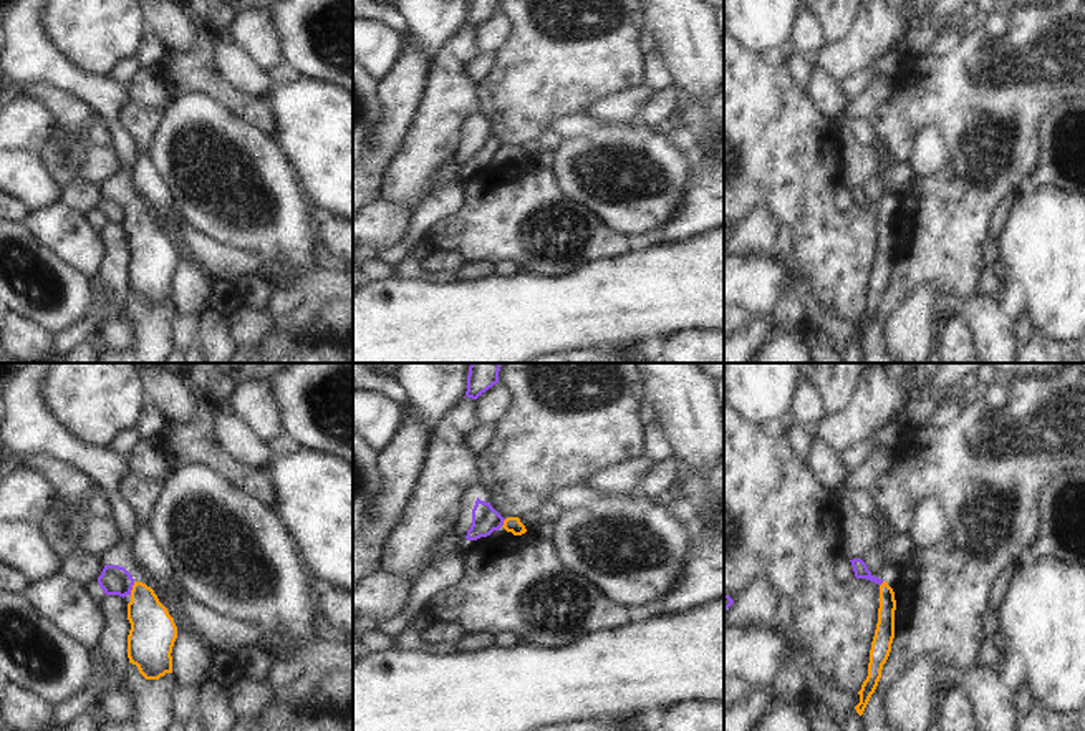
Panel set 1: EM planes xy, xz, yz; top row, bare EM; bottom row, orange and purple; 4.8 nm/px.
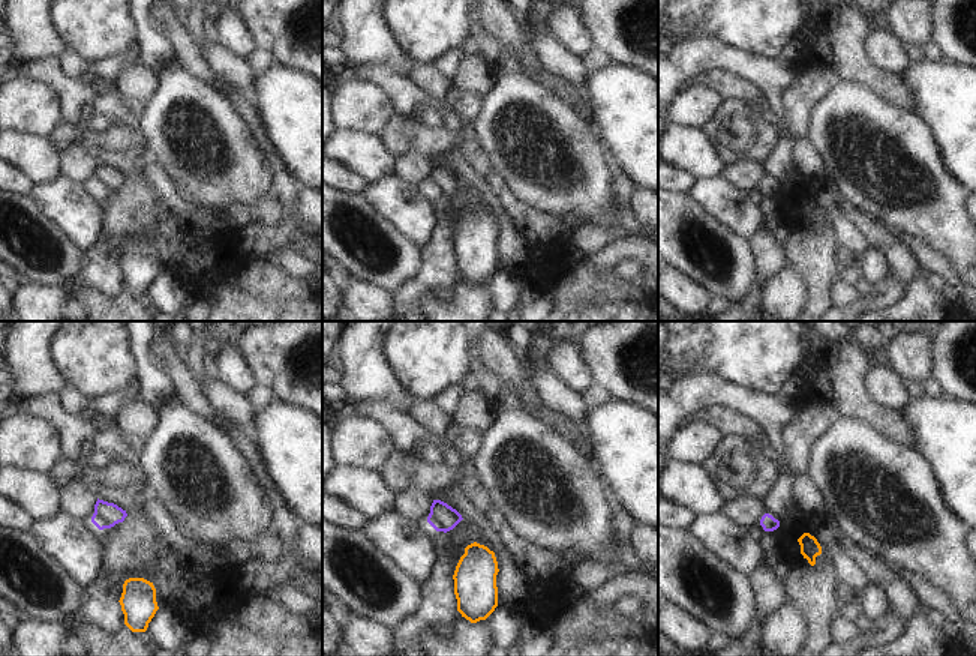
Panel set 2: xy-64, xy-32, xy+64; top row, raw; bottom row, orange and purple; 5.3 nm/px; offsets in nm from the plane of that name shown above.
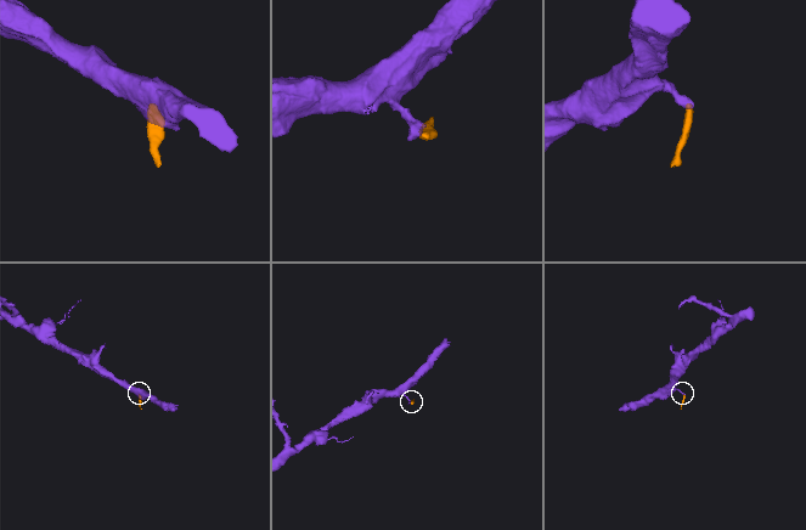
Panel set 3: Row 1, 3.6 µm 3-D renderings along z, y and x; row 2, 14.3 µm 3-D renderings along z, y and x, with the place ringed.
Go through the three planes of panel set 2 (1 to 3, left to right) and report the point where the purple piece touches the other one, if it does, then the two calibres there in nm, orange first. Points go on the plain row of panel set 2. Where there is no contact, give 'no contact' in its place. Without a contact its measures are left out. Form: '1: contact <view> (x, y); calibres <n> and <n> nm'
1: no contact
2: no contact
3: no contact

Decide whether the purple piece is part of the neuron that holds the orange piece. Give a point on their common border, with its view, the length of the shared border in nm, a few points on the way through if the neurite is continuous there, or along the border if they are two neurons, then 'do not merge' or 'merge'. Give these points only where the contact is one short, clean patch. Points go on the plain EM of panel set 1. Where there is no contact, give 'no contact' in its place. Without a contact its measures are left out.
xy (133, 217) | 70 nm | along xy (135, 211), (130, 222) | do not merge

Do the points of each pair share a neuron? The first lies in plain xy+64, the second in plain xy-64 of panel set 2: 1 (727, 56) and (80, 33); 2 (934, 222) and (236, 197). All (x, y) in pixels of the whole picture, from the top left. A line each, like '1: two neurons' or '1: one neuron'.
1: two neurons
2: one neuron

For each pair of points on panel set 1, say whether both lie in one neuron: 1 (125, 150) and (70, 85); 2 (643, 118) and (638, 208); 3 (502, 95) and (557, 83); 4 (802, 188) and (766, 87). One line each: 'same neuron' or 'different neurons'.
1: same neuron
2: different neurons
3: same neuron
4: same neuron

